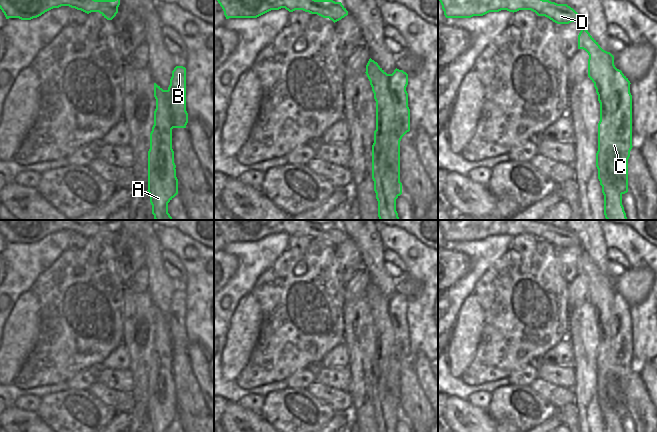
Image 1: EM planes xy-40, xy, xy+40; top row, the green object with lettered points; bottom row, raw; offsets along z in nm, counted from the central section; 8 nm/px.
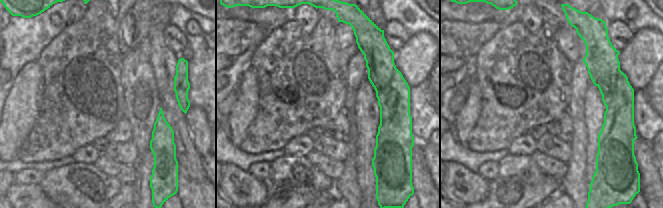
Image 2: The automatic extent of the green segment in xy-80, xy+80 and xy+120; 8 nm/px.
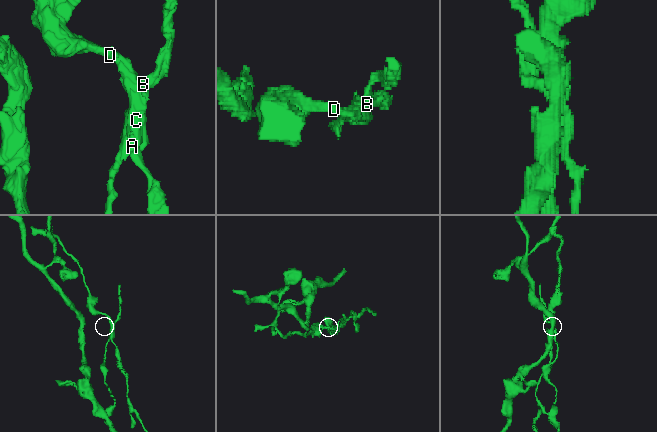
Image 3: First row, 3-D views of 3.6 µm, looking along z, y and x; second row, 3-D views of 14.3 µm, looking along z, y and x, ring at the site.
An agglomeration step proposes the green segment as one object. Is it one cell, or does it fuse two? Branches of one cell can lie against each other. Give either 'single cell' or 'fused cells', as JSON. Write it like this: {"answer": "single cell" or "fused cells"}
{"answer": "fused cells"}

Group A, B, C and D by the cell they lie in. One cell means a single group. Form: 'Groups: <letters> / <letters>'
Groups: A D / B C.

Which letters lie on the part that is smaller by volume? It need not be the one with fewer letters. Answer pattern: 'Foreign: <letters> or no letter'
Foreign: B, C

